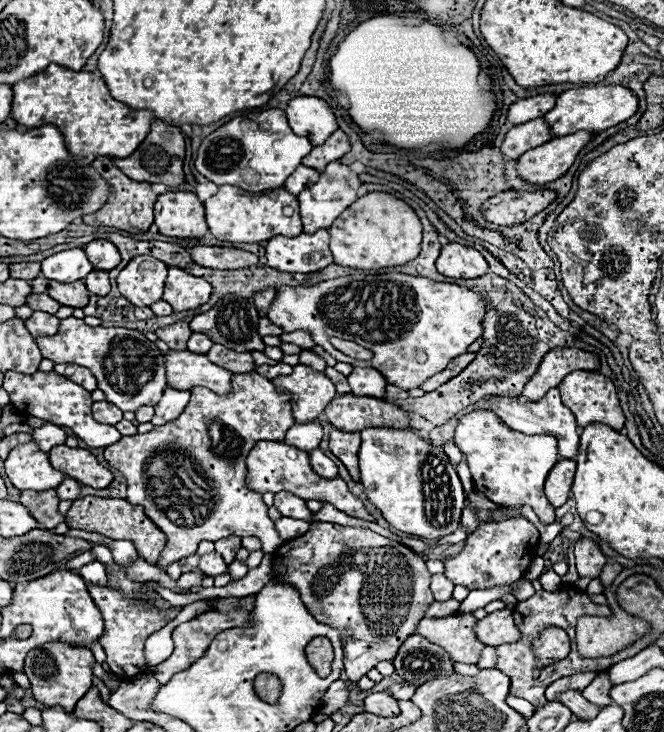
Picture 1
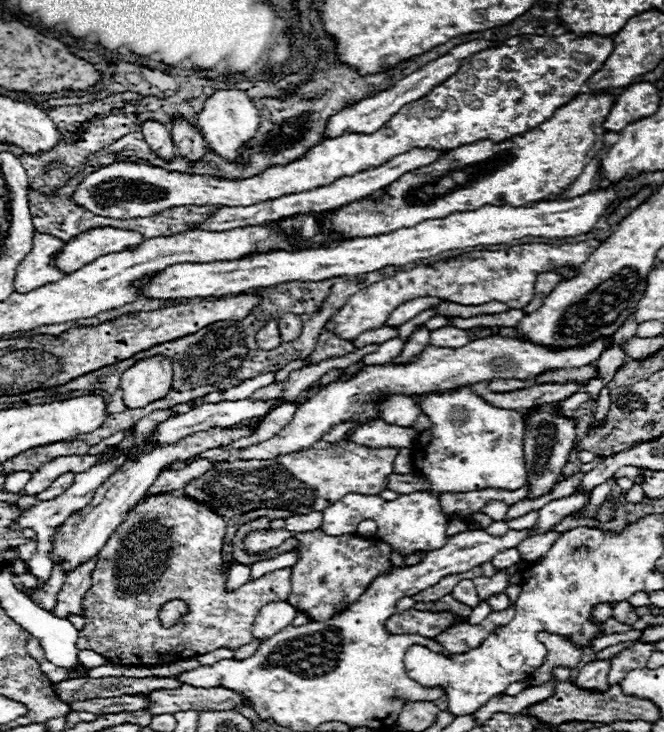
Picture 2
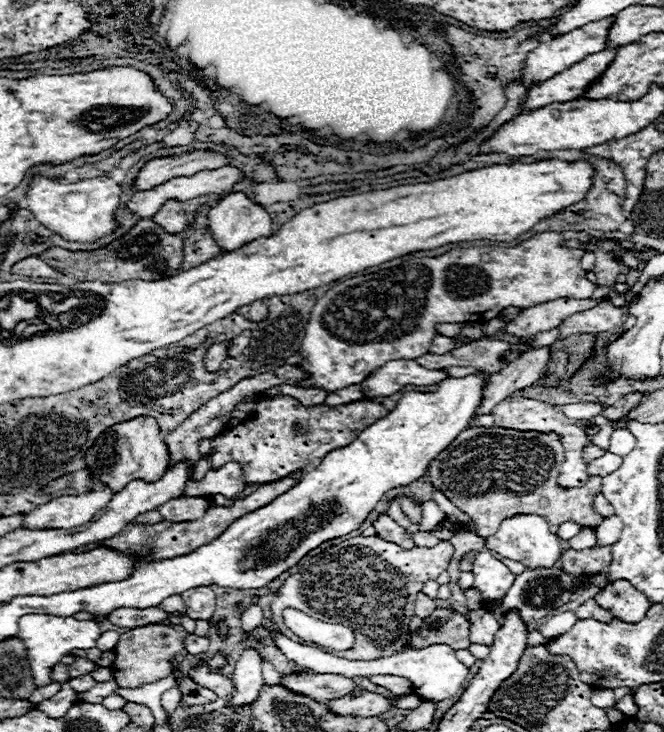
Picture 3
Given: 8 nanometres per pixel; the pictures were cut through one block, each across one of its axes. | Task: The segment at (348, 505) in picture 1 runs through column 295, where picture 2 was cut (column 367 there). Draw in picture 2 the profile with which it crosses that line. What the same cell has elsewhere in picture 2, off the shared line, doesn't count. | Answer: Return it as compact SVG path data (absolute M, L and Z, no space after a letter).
M348 442L280 454L272 460L218 462L204 476L192 480L184 492L200 502L206 502L224 518L258 508L290 510L292 514L322 512L326 506L338 502L350 492L380 494L386 490L386 478L394 472L392 462L396 454L398 448L368 448Z

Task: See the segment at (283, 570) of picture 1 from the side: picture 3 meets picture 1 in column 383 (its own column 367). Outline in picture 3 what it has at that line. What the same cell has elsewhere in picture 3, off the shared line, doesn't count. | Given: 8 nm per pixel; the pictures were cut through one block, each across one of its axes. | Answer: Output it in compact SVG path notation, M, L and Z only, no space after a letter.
M356 536L344 540L336 546L330 546L322 554L304 560L300 572L292 574L282 584L274 602L270 604L272 620L280 626L284 636L300 644L304 644L303 640L284 626L284 608L296 608L320 620L336 620L340 624L348 624L348 628L354 630L352 650L336 651L314 643L305 644L336 656L344 656L348 660L376 660L392 656L408 644L410 628L406 624L412 618L410 612L414 610L416 594L428 580L436 580L438 574L446 570L450 558L452 546L446 540L434 548L414 546L410 550L386 542L380 536Z

